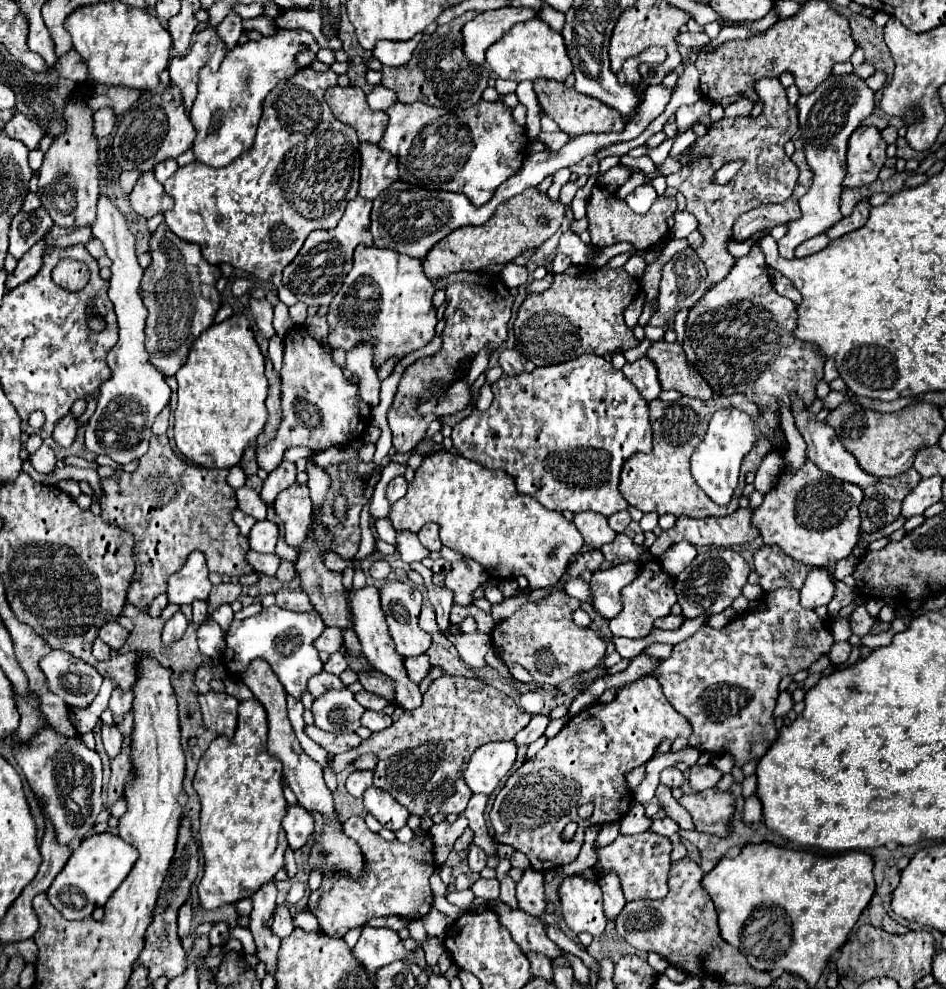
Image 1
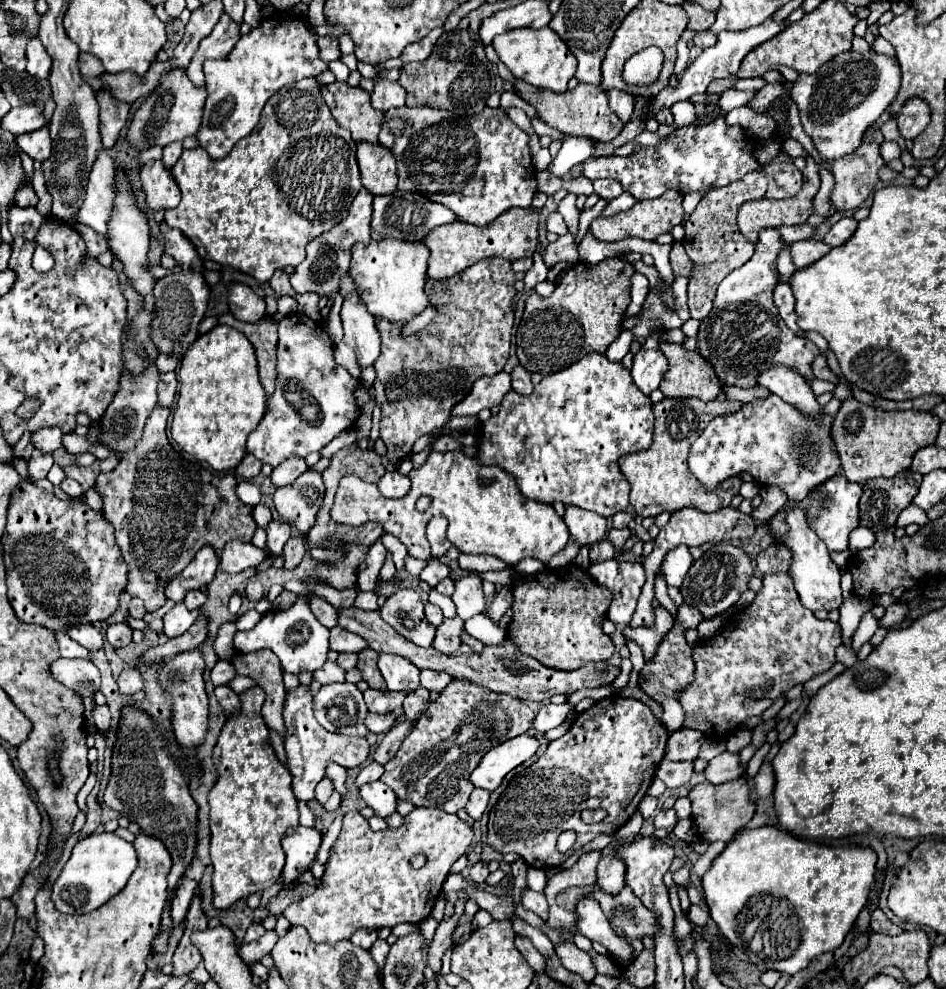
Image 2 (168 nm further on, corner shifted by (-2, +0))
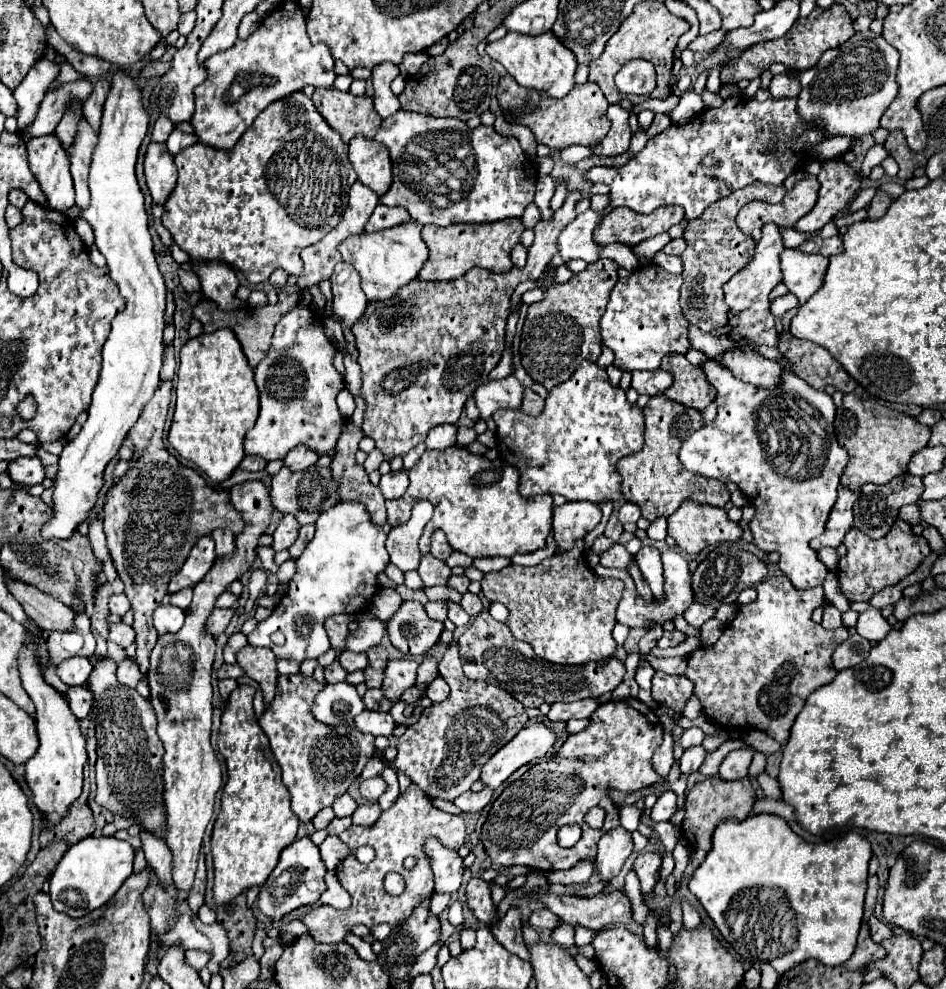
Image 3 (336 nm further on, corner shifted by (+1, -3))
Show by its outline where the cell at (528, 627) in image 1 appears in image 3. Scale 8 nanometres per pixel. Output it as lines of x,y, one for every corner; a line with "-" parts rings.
584,540
576,542
572,550
564,550
564,554
554,554
542,560
538,566
524,568
510,564
500,572
488,572
482,580
482,594
488,600
502,602
510,616
506,626
512,636
528,642
534,652
554,664
586,664
592,660
604,660
616,652
616,642
612,638
612,628
616,626
616,606
622,598
624,584
618,578
600,578
596,576
584,560

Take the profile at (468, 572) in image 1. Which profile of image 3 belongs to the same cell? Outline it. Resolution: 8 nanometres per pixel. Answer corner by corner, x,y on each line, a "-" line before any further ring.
464,594
462,596
462,608
470,614
470,616
478,616
482,610
484,610
484,604
482,604
482,600
480,600
480,596
478,594

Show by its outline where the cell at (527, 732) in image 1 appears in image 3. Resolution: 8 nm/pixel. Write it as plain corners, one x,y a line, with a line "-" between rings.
584,700
584,702
556,702
552,704
550,712
548,712
548,718
550,722
558,722
558,720
572,720
572,718
590,718
592,712
600,706
598,700

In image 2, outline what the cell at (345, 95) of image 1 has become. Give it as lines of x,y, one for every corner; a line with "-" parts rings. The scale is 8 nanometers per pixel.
335,81
323,85
321,95
337,123
349,129
355,141
377,143
377,135
383,125
383,113
371,107
367,91

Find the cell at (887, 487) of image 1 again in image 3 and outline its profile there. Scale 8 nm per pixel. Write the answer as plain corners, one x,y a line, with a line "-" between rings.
902,474
896,476
892,482
884,484
884,486
876,486
876,484
864,484
860,490
860,498
856,500
854,506
854,526
858,530
862,530
866,536
870,538
882,538
884,534
888,534
888,530
892,528
892,524
898,518
898,510
904,504
914,504
918,502
922,494
922,478
912,476
912,474

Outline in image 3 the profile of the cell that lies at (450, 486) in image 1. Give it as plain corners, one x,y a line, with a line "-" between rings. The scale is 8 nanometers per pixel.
450,446
440,452
426,450
408,474
410,486
406,494
398,500
388,500
388,522
392,526
404,524
410,518
416,500
432,502
434,516
420,538
422,556
430,550
430,536
434,530
442,530
450,546
470,558
512,558
514,554
534,552
546,546
552,528
552,496
542,494
536,498
524,498
518,492
520,470
502,458
498,462
488,460
460,446

